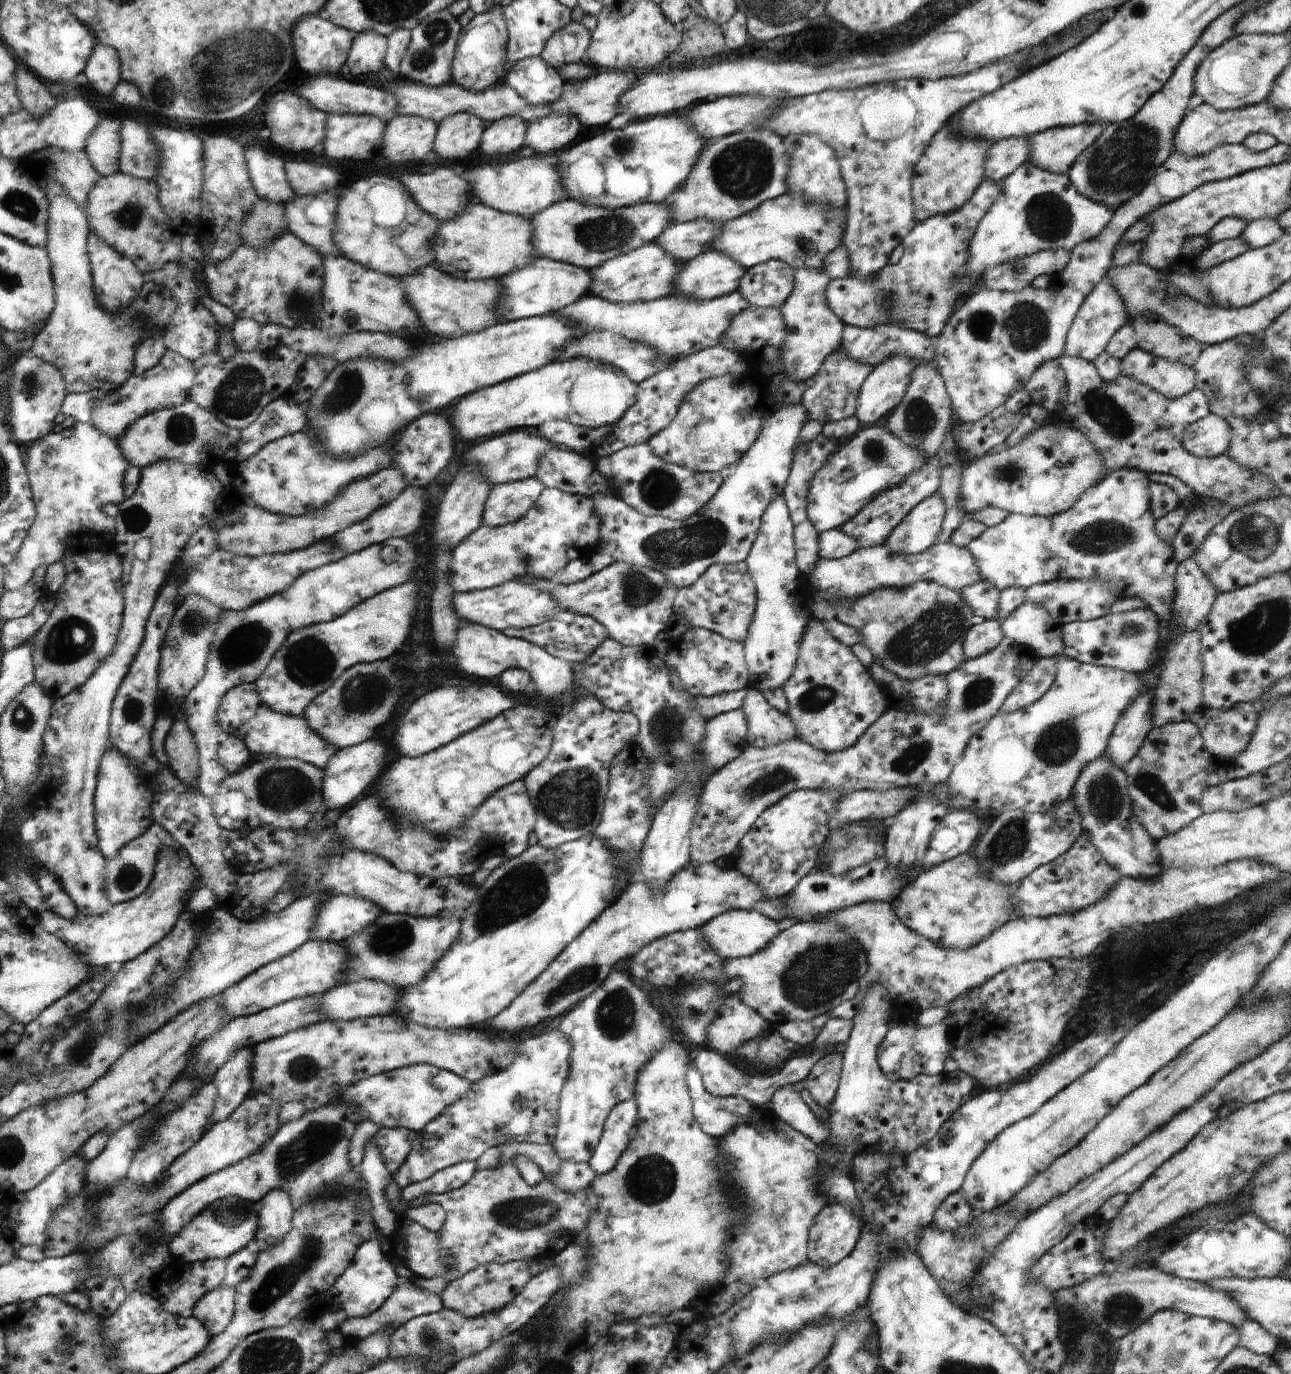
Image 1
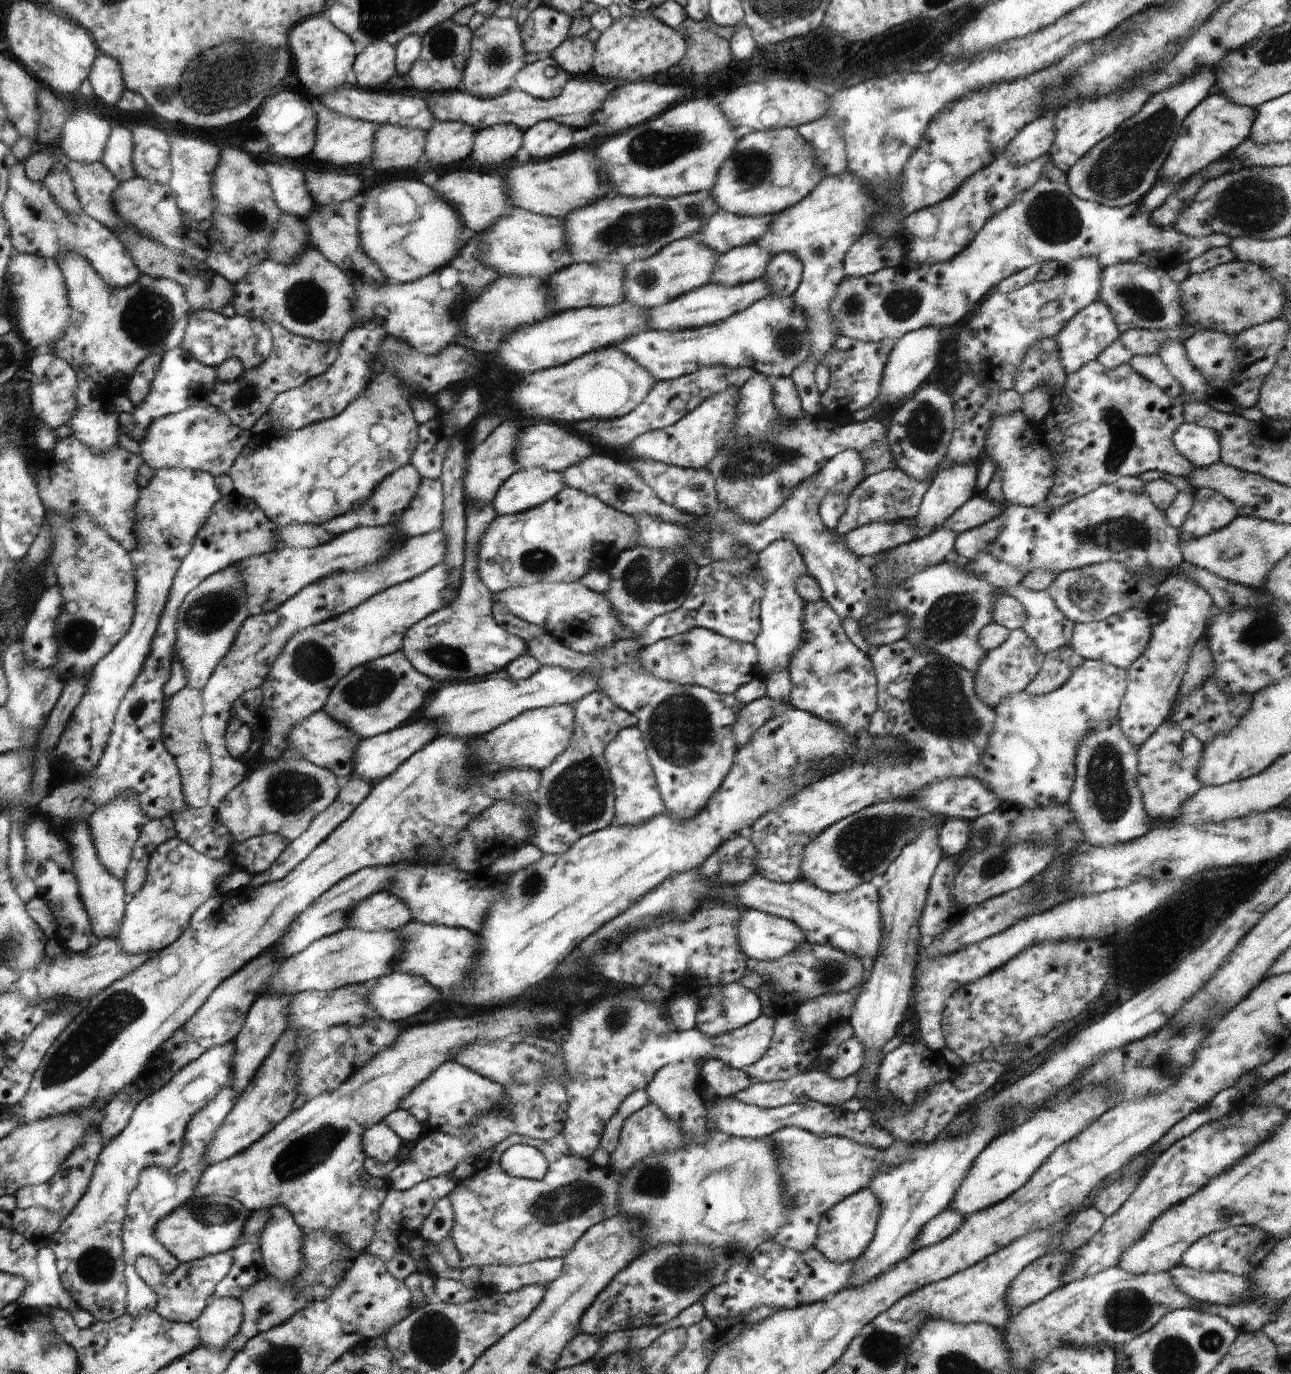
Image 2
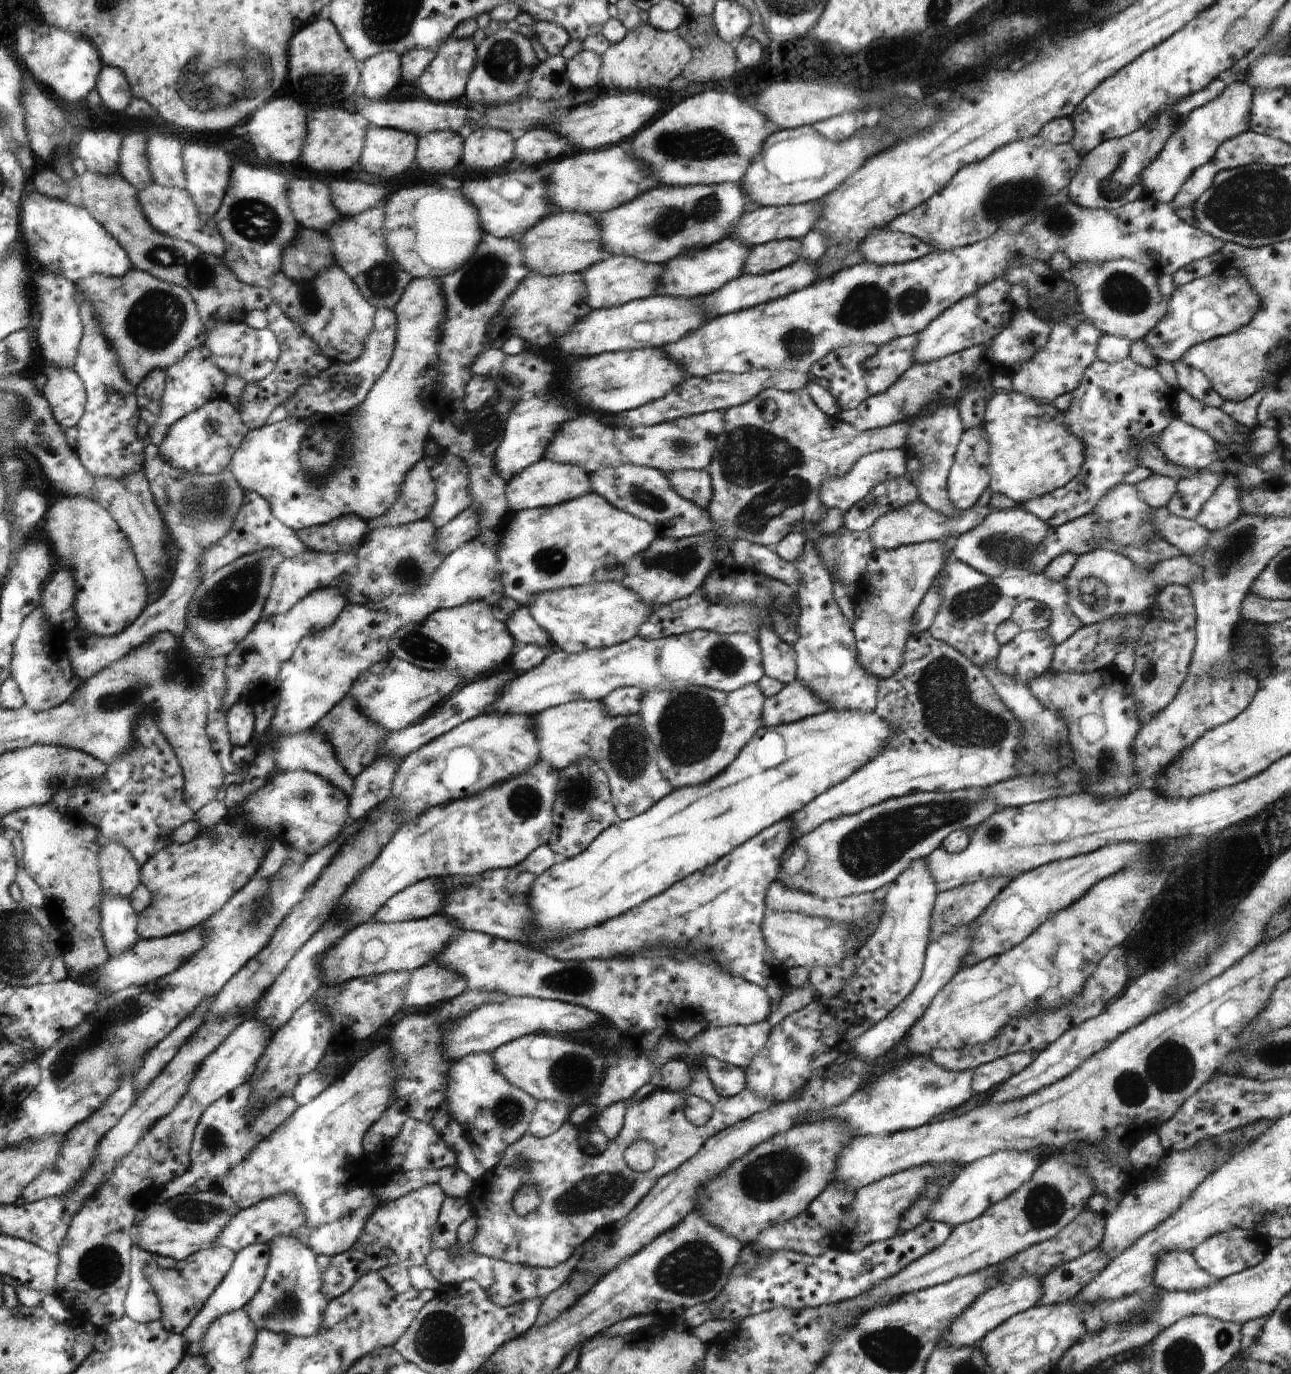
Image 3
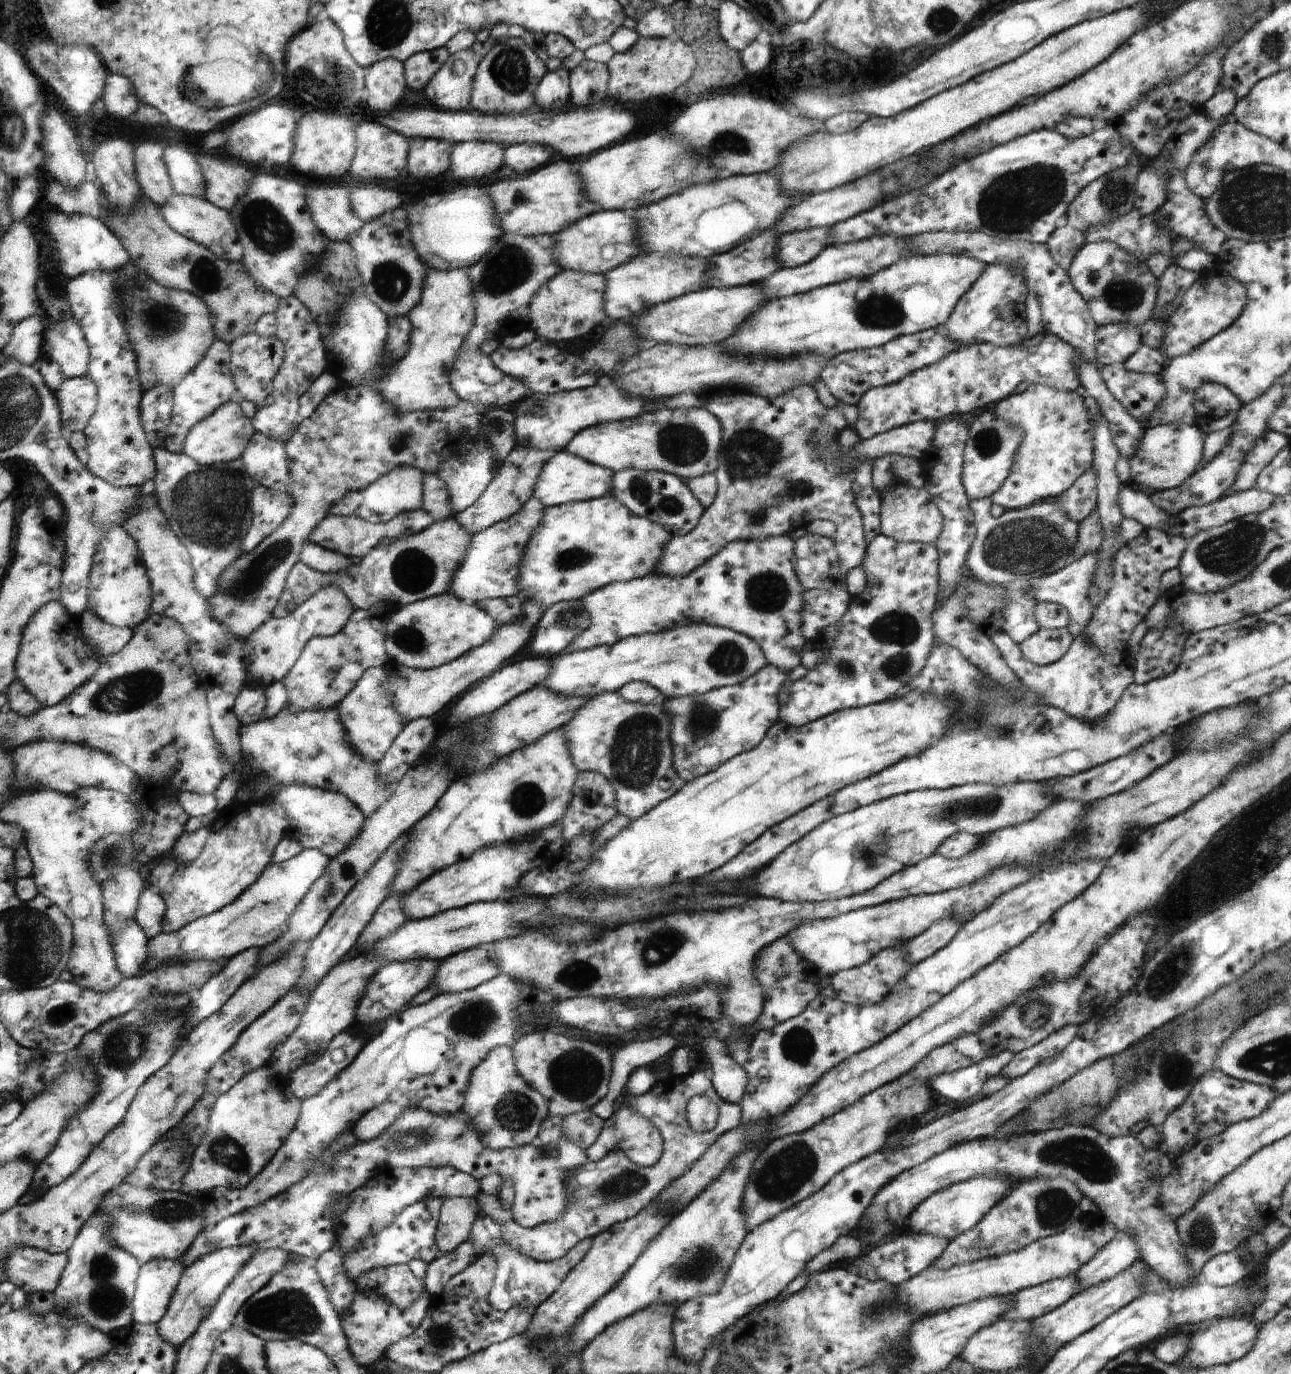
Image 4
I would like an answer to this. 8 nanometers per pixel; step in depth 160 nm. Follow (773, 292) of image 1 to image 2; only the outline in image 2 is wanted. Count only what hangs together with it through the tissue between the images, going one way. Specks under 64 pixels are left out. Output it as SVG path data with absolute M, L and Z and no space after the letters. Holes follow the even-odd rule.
M778 253L772 258L762 278L772 287L772 296L782 298L793 294L799 281L799 268L800 260L796 253Z

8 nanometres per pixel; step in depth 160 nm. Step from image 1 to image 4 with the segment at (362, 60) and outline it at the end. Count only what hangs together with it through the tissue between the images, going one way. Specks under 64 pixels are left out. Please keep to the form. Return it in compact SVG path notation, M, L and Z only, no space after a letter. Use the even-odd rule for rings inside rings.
M384 59L367 70L366 104L374 111L390 112L404 96L404 66L402 61Z

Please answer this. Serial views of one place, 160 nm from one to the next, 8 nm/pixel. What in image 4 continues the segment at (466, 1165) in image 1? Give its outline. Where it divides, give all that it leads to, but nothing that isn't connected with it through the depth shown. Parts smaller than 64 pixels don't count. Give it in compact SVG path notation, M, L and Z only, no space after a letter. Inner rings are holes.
M434 1197L413 1204L399 1213L390 1227L379 1228L376 1236L370 1232L370 1238L366 1238L368 1244L362 1244L358 1251L343 1256L343 1263L346 1272L350 1272L350 1278L354 1278L355 1281L360 1274L378 1267L408 1265L412 1258L418 1258L427 1263L432 1262L440 1254L435 1232L442 1203L443 1199Z

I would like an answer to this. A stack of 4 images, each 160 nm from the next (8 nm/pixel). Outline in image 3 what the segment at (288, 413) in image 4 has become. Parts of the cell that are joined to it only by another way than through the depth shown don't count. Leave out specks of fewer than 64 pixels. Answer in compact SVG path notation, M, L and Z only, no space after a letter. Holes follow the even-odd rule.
M272 303L272 306L268 307L267 327L276 334L278 342L280 342L280 358L274 366L274 372L270 372L262 382L254 382L254 384L248 384L244 388L244 396L240 400L240 406L244 412L244 424L248 424L248 430L259 429L262 426L266 426L266 418L270 416L270 412L276 408L276 406L285 406L288 404L288 400L296 394L296 390L308 382L308 378L312 376L318 376L322 370L326 370L330 366L330 360L322 354L322 349L319 344L312 338L312 336L304 334L303 328L300 325L294 324L284 312L280 304Z

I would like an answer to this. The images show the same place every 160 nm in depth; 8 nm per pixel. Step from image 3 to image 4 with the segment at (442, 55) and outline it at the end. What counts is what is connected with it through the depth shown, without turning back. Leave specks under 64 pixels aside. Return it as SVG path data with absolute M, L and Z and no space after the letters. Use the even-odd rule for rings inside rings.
M471 48L451 53L424 90L432 106L444 110L472 110L471 96L480 62L482 56L478 52L473 52ZM454 62L464 62L466 72L454 74Z

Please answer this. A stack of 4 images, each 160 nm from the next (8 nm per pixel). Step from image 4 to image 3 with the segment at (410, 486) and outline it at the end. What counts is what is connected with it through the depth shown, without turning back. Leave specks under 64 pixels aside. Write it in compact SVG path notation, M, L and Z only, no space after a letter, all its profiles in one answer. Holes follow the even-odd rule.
M436 277L412 280L393 311L399 320L395 354L392 355L392 360L384 374L366 395L364 402L352 411L349 423L352 428L347 432L352 436L348 438L345 436L346 442L352 442L352 444L346 444L346 448L342 450L343 464L338 460L326 477L306 477L299 463L298 454L300 443L306 435L307 428L311 426L311 422L290 415L264 428L251 429L230 462L229 471L233 472L241 487L263 496L269 502L273 515L295 531L331 523L340 517L350 515L359 516L367 521L384 515L399 500L408 474L412 472L420 459L425 458L424 440L430 438L429 426L437 418L434 390L442 388L439 380L441 362L439 349L447 318L447 300L443 291L443 280Z

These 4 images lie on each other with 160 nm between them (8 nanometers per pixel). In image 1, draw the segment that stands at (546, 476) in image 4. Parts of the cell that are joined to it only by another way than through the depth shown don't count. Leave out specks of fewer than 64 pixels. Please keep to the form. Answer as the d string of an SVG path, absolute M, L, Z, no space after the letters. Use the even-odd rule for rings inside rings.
M536 477L494 486L485 503L483 525L499 527L522 519L535 506L545 488Z

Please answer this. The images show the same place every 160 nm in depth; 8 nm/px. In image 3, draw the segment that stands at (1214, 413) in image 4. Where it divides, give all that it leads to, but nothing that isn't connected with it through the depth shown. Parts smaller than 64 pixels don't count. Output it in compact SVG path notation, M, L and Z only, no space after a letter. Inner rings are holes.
M1182 360L1175 361L1174 368L1180 388L1206 406L1221 408L1225 400L1214 390L1202 371L1189 367Z

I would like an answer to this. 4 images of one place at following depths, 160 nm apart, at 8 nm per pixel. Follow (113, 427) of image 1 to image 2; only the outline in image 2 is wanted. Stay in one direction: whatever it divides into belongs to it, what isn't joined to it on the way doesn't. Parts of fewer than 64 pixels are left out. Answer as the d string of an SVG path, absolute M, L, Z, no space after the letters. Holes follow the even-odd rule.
M176 347L172 351L166 352L160 362L158 374L152 382L152 390L148 400L143 400L140 406L135 407L131 412L134 418L134 429L130 434L131 438L141 441L145 437L147 428L155 422L156 419L186 410L190 406L195 406L198 400L206 399L212 386L216 384L216 368L200 364L186 347Z

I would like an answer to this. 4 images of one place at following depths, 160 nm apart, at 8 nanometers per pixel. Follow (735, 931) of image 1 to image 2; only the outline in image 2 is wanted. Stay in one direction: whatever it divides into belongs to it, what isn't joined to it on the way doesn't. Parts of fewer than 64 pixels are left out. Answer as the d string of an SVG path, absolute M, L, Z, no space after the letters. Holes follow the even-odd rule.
M754 909L740 915L736 928L741 949L755 961L773 961L793 955L802 943L808 941L805 932L794 921Z

